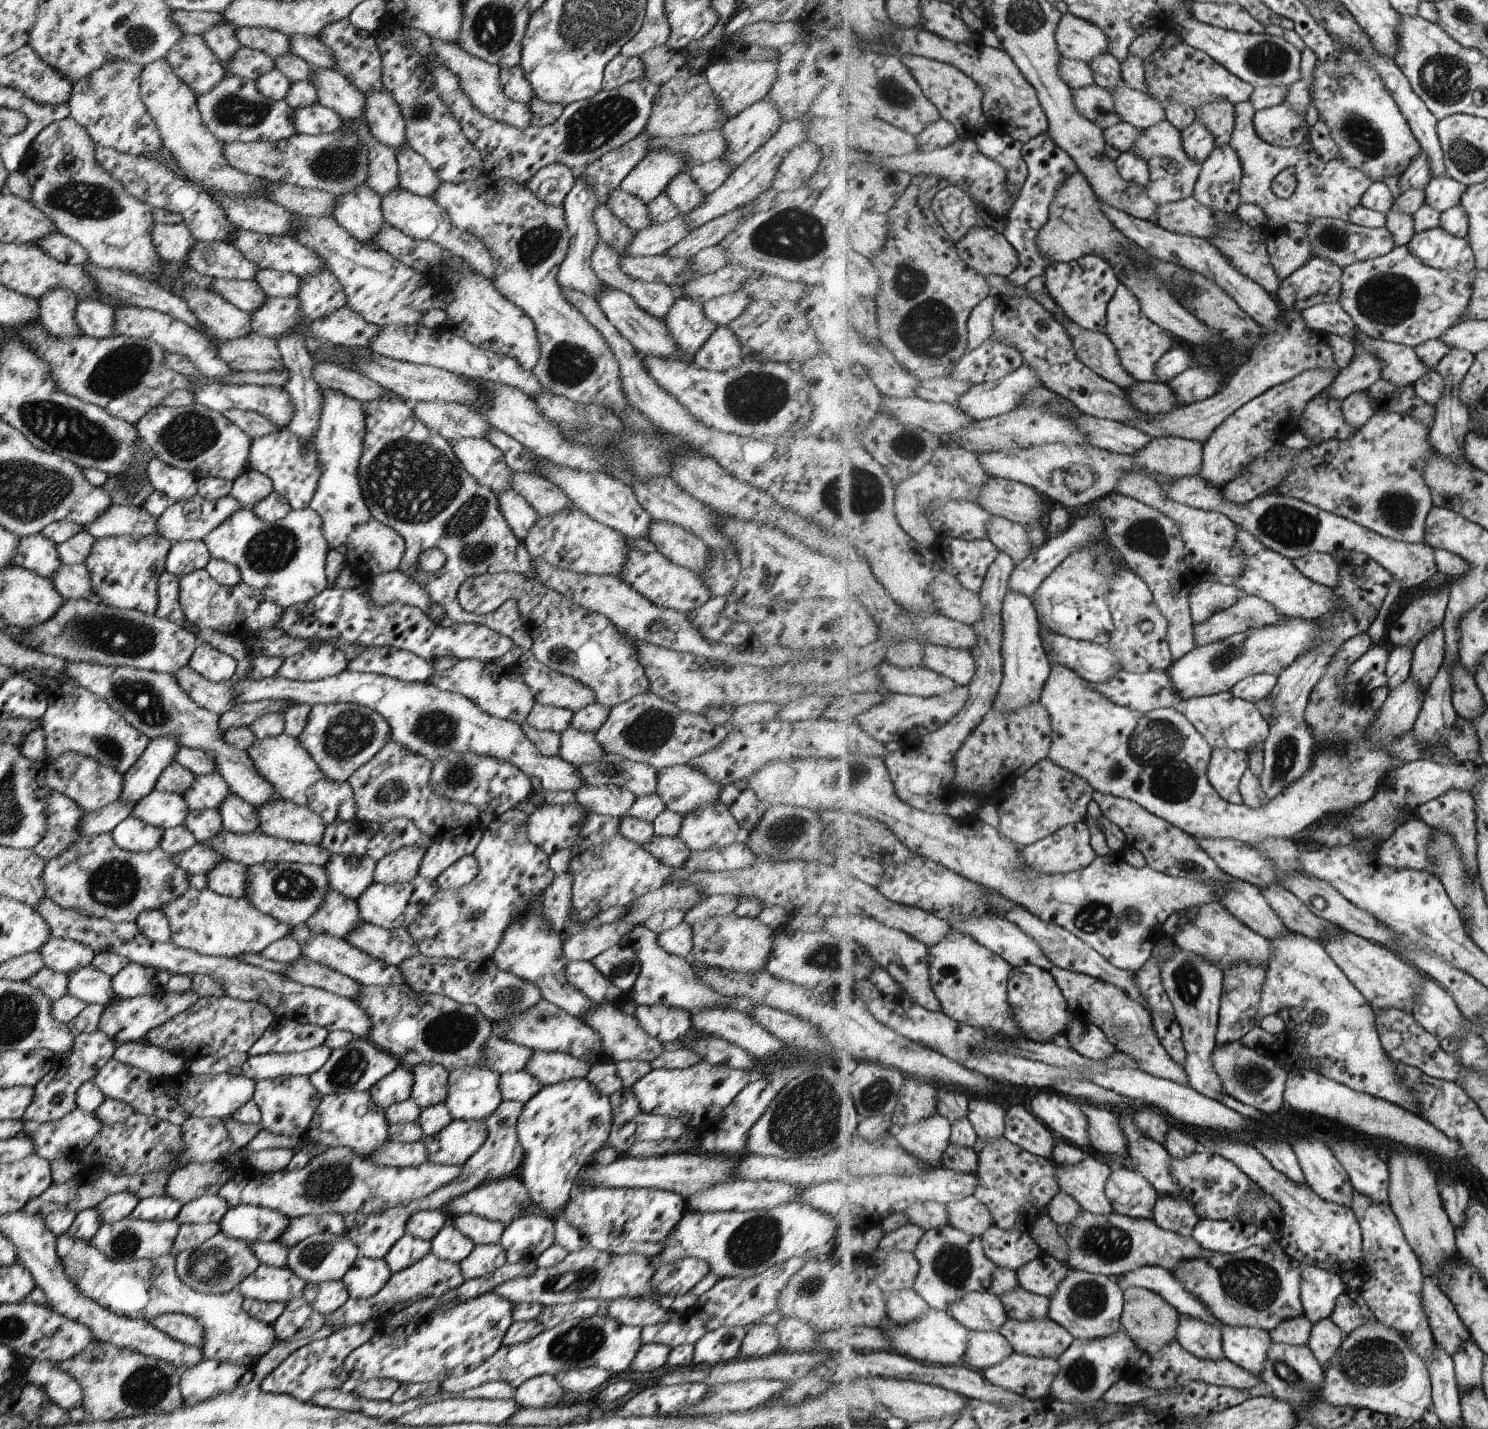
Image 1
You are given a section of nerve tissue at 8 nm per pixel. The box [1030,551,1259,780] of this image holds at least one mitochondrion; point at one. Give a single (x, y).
(1221, 660)

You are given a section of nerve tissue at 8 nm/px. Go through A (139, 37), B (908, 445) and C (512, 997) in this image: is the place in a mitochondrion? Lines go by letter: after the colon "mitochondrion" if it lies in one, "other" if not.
A: mitochondrion
B: mitochondrion
C: mitochondrion

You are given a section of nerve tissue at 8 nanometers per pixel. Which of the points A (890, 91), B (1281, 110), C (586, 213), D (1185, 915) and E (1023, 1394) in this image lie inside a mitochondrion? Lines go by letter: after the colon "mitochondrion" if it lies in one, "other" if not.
A: mitochondrion
B: other
C: other
D: other
E: other

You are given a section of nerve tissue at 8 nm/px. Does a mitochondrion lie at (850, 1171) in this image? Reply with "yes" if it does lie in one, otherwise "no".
no

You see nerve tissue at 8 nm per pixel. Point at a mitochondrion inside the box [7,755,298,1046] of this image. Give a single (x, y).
(114, 884)

